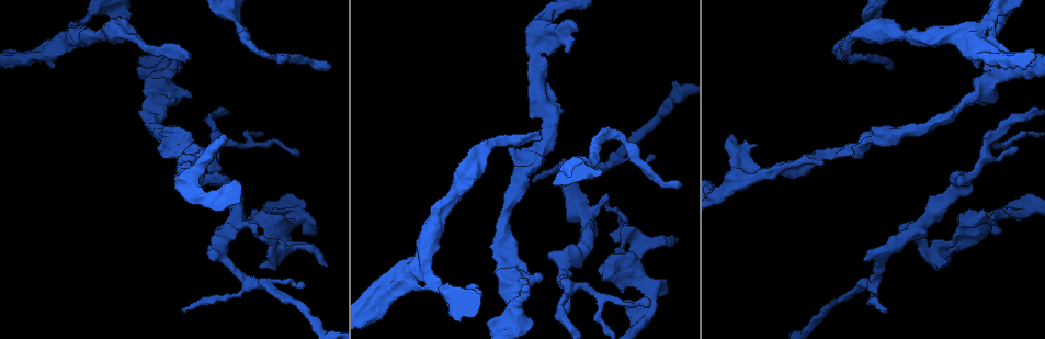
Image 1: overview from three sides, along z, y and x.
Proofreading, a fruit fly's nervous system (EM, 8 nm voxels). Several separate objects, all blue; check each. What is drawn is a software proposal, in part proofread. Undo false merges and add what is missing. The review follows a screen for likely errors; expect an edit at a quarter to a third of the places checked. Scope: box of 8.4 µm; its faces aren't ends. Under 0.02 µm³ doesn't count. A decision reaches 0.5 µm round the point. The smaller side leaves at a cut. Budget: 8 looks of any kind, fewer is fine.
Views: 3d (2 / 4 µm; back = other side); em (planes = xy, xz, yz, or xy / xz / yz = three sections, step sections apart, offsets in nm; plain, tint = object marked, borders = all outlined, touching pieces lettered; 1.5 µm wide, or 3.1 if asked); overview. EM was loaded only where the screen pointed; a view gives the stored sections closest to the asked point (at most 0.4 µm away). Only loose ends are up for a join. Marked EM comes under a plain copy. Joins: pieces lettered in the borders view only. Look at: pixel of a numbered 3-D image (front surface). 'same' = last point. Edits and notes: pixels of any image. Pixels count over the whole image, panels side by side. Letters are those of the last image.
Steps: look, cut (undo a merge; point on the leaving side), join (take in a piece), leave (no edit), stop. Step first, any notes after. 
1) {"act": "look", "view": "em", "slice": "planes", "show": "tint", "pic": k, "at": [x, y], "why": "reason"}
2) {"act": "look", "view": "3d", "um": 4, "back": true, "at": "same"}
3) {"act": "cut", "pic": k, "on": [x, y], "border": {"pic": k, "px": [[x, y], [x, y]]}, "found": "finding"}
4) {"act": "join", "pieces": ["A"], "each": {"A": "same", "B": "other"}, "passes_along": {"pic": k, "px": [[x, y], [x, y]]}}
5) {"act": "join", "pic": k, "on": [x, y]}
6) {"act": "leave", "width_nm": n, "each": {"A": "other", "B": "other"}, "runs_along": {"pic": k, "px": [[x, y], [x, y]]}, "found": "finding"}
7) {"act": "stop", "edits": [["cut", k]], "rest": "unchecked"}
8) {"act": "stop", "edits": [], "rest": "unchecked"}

{"act": "look", "view": "em", "slice": "planes", "show": "tint", "pic": 1, "at": [53, 68], "why": "branch stops here"}

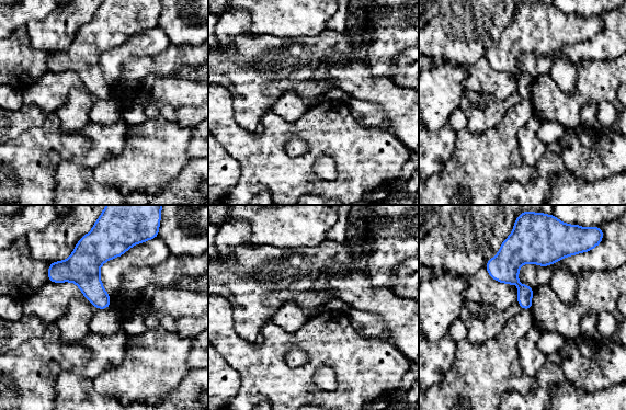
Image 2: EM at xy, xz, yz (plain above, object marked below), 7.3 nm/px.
{"act": "look", "view": "em", "slice": "planes", "show": "borders", "at": "same", "why": "see the neighbours"}

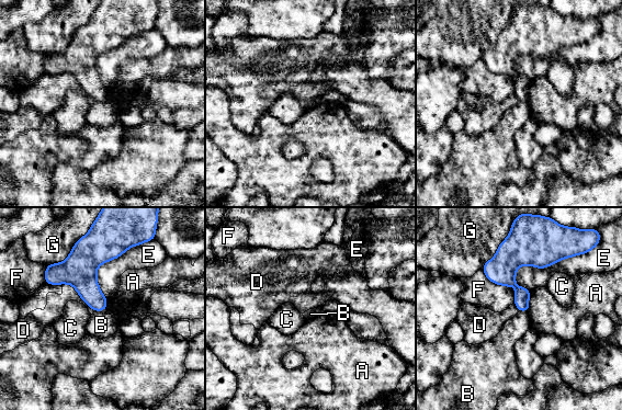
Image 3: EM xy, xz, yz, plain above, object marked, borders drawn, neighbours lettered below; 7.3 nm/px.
{"act": "leave", "each": {"A": "other", "B": "other", "C": "other", "D": "other", "E": "other", "F": "other", "G": "other"}, "border": {"pic": 3, "px": [[105, 308], [94, 311]]}, "found": "none of them fits"}

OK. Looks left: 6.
{"act": "look", "view": "3d", "um": 2, "pic": 1, "at": [465, 286], "why": "branch stops here"}

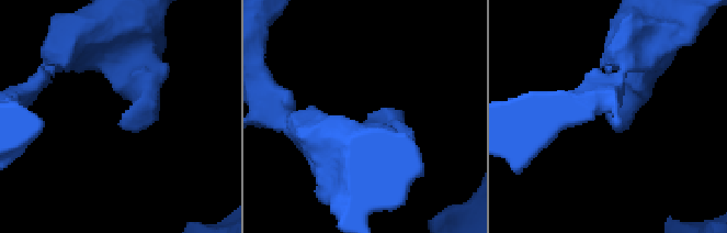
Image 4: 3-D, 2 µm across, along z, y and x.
{"act": "look", "view": "em", "slice": "planes", "show": "borders", "pic": 4, "at": [121, 124], "why": "need the tissue"}

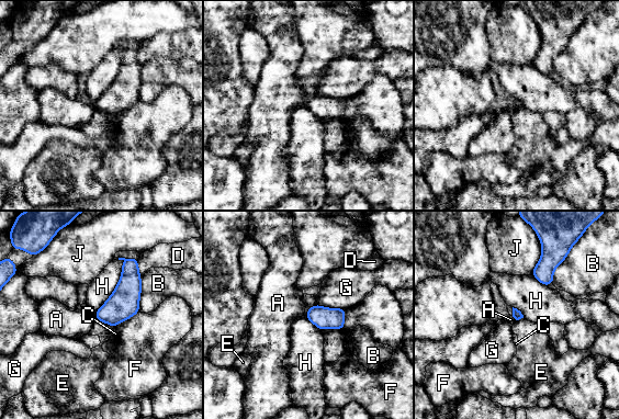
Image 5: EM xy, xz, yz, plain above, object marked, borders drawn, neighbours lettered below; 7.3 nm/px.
{"act": "leave", "each": {"A": "other", "B": "other", "C": "other", "D": "other", "E": "other", "F": "other", "G": "other", "H": "other", "J": "other"}, "border": {"pic": 5, "px": [[123, 259], [117, 285], [94, 312]]}, "found": "none of them fits"}

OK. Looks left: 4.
{"act": "look", "view": "3d", "um": 4, "pic": 1, "at": [874, 138], "why": "abrupt turn"}

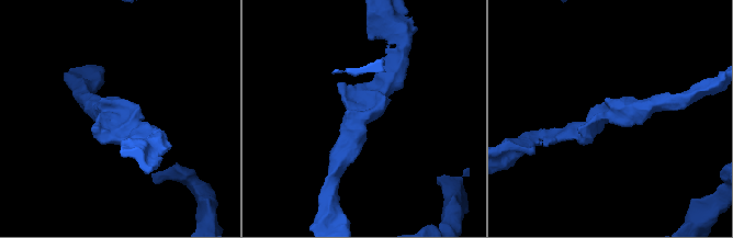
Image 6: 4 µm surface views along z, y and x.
{"act": "look", "view": "em", "slice": "planes", "show": "borders", "pic": 6, "at": [605, 113], "why": "now the EM"}

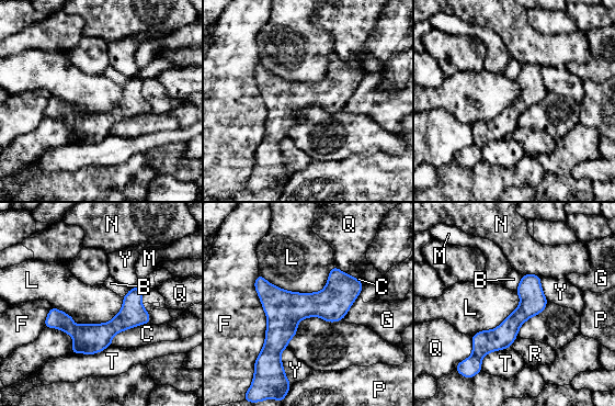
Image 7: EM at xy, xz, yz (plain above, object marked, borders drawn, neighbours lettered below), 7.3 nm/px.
{"act": "leave", "each": {"B": "other", "C": "other", "F": "other", "G": "other", "L": "other", "M": "other", "N": "other", "P": "other", "Q": "other", "R": "other", "T": "other", "Y": "other"}, "runs_along": {"pic": 7, "px": [[360, 285], [307, 304], [274, 362]]}, "found": "continuous, no second neuron"}

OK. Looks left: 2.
{"act": "stop", "edits": [], "rest": "unchecked"}

